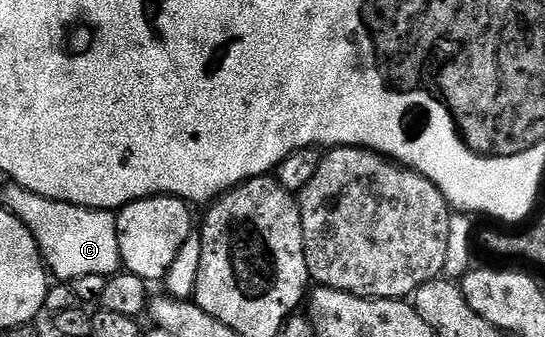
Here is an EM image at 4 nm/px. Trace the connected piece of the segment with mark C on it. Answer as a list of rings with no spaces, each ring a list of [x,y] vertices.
[[[37,198],[34,234],[44,266],[57,280],[71,281],[78,277],[113,276],[121,270],[118,229],[112,211],[96,211],[57,199]]]

